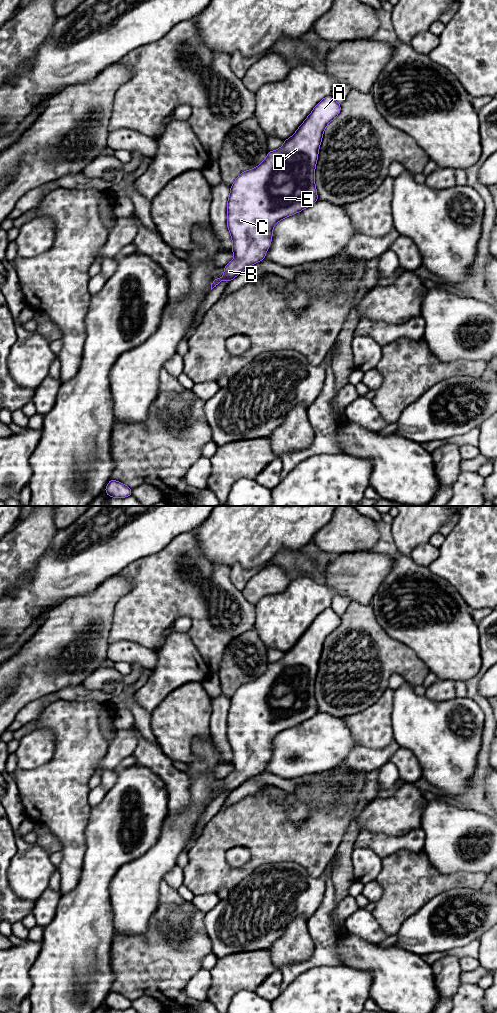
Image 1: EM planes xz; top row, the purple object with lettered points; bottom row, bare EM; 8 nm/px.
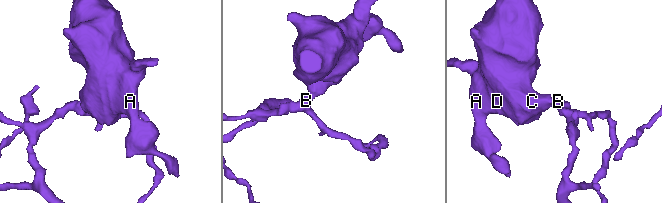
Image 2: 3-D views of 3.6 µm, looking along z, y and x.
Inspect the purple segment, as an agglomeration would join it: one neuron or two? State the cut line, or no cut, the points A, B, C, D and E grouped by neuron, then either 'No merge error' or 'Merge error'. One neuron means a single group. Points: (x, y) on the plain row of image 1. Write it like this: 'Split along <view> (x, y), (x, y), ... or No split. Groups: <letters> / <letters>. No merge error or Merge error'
No split. Groups: A B C D E. No merge error

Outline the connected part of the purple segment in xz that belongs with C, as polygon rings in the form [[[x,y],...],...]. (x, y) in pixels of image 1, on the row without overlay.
[[[331,608],[323,610],[297,643],[284,652],[282,659],[268,663],[260,677],[238,687],[230,699],[227,714],[227,739],[232,750],[232,765],[235,771],[223,779],[224,788],[213,792],[211,802],[222,792],[230,795],[248,778],[264,772],[275,736],[318,713],[314,685],[319,659],[326,638],[340,623],[341,617]]]

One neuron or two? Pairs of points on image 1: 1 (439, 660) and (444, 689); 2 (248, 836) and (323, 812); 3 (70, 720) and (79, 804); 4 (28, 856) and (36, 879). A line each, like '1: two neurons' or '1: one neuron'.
1: two neurons
2: one neuron
3: one neuron
4: one neuron

